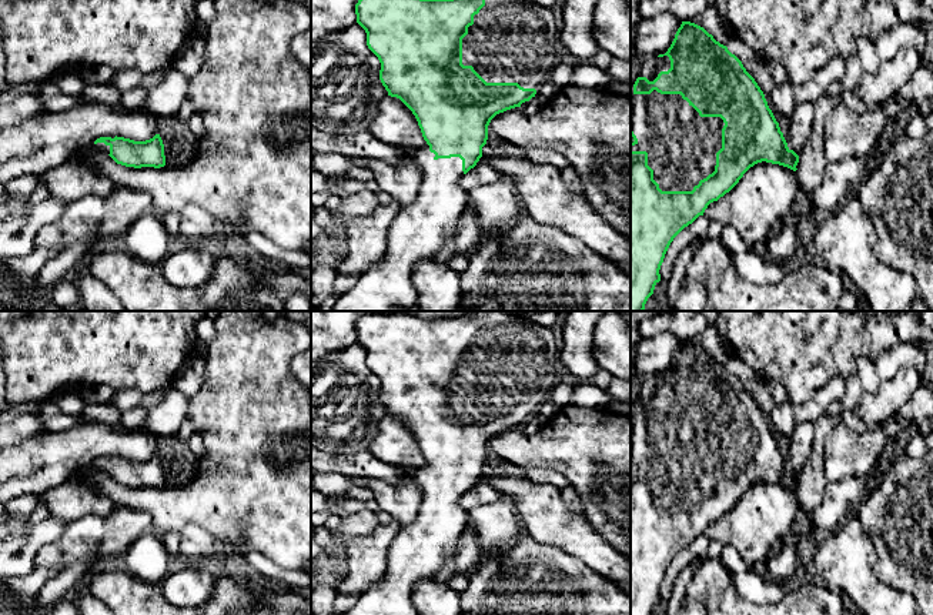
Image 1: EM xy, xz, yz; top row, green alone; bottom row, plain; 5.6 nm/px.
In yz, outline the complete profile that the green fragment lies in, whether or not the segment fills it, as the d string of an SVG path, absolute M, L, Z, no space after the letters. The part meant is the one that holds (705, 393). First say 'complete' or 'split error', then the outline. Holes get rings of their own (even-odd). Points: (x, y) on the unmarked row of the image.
split error; M682 341L668 371L655 378L656 388L653 391L651 390L651 377L645 378L633 404L633 444L631 451L631 615L653 614L655 605L661 601L661 585L673 558L699 535L703 535L710 522L718 521L729 512L750 487L762 481L779 484L793 491L799 487L799 475L787 467L779 442L755 398L746 391L742 381L726 365L716 361L703 347L690 341Z

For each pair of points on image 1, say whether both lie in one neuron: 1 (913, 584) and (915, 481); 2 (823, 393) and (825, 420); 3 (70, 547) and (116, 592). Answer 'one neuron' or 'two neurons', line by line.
1: one neuron
2: two neurons
3: two neurons

